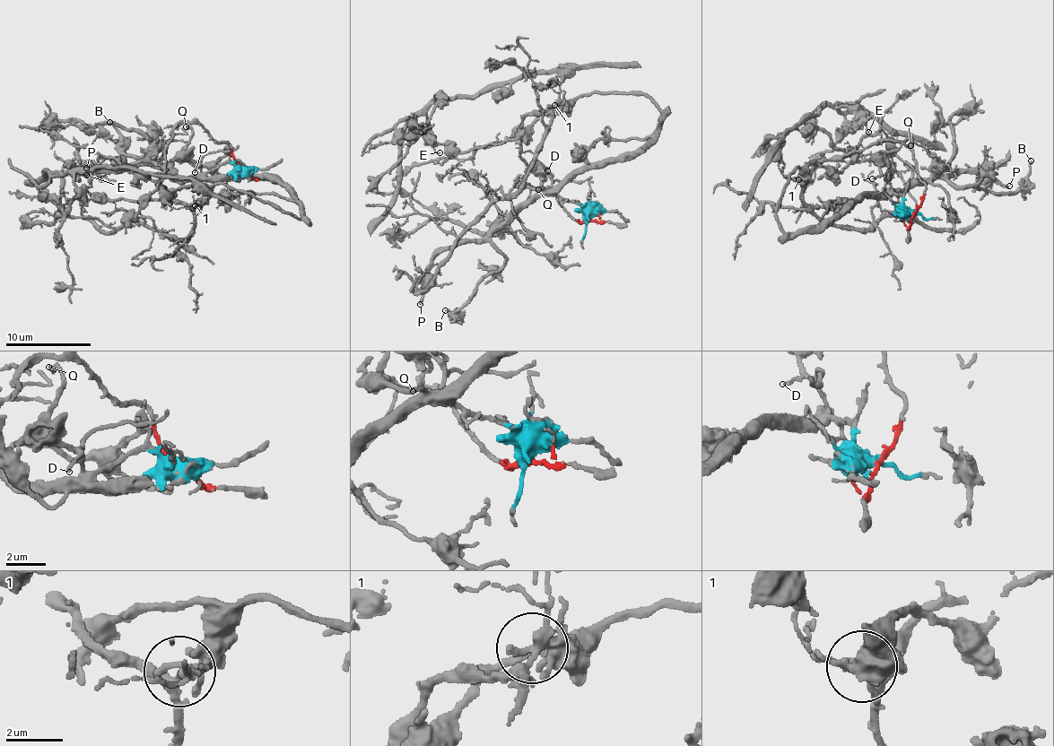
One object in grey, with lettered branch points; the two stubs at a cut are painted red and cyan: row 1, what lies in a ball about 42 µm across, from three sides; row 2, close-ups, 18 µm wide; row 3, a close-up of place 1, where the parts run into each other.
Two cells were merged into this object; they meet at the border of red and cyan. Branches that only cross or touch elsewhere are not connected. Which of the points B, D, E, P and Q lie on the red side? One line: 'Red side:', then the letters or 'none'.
Red side: E

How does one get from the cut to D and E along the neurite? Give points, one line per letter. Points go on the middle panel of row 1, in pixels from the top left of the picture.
D: (588, 221), (579, 203), (553, 193), (552, 177), (547, 169)
E: (588, 221), (525, 180), (518, 124), (546, 114), (559, 73), (435, 99), (425, 124), (440, 151)

